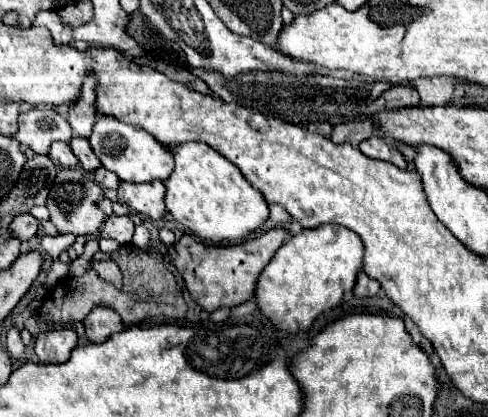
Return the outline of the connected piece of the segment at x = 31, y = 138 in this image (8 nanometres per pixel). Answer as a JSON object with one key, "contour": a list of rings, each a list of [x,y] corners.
{"contour":[[[31,109],[19,115],[19,131],[15,139],[33,149],[37,155],[47,155],[53,141],[69,143],[73,133],[69,121],[55,109]]]}

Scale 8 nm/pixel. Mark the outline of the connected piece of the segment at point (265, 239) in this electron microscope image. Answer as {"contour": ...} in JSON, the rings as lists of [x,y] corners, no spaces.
{"contour":[[[271,229],[261,237],[243,241],[231,247],[213,247],[205,245],[193,235],[183,235],[175,245],[169,245],[169,259],[177,267],[179,275],[185,281],[185,287],[193,301],[201,305],[205,311],[215,311],[219,307],[237,307],[255,295],[255,283],[263,271],[263,267],[271,261],[283,241],[289,239],[285,229]]]}

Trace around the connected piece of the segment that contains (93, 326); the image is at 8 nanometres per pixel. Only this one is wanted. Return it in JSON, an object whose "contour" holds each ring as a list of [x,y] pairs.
{"contour":[[[97,307],[85,317],[85,331],[91,343],[103,343],[107,341],[113,333],[123,331],[125,325],[121,317],[107,307]]]}

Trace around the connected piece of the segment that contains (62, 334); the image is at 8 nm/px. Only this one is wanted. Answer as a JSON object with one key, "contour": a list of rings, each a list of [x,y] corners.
{"contour":[[[73,329],[43,331],[35,339],[35,353],[41,363],[65,363],[77,345],[77,333]]]}

